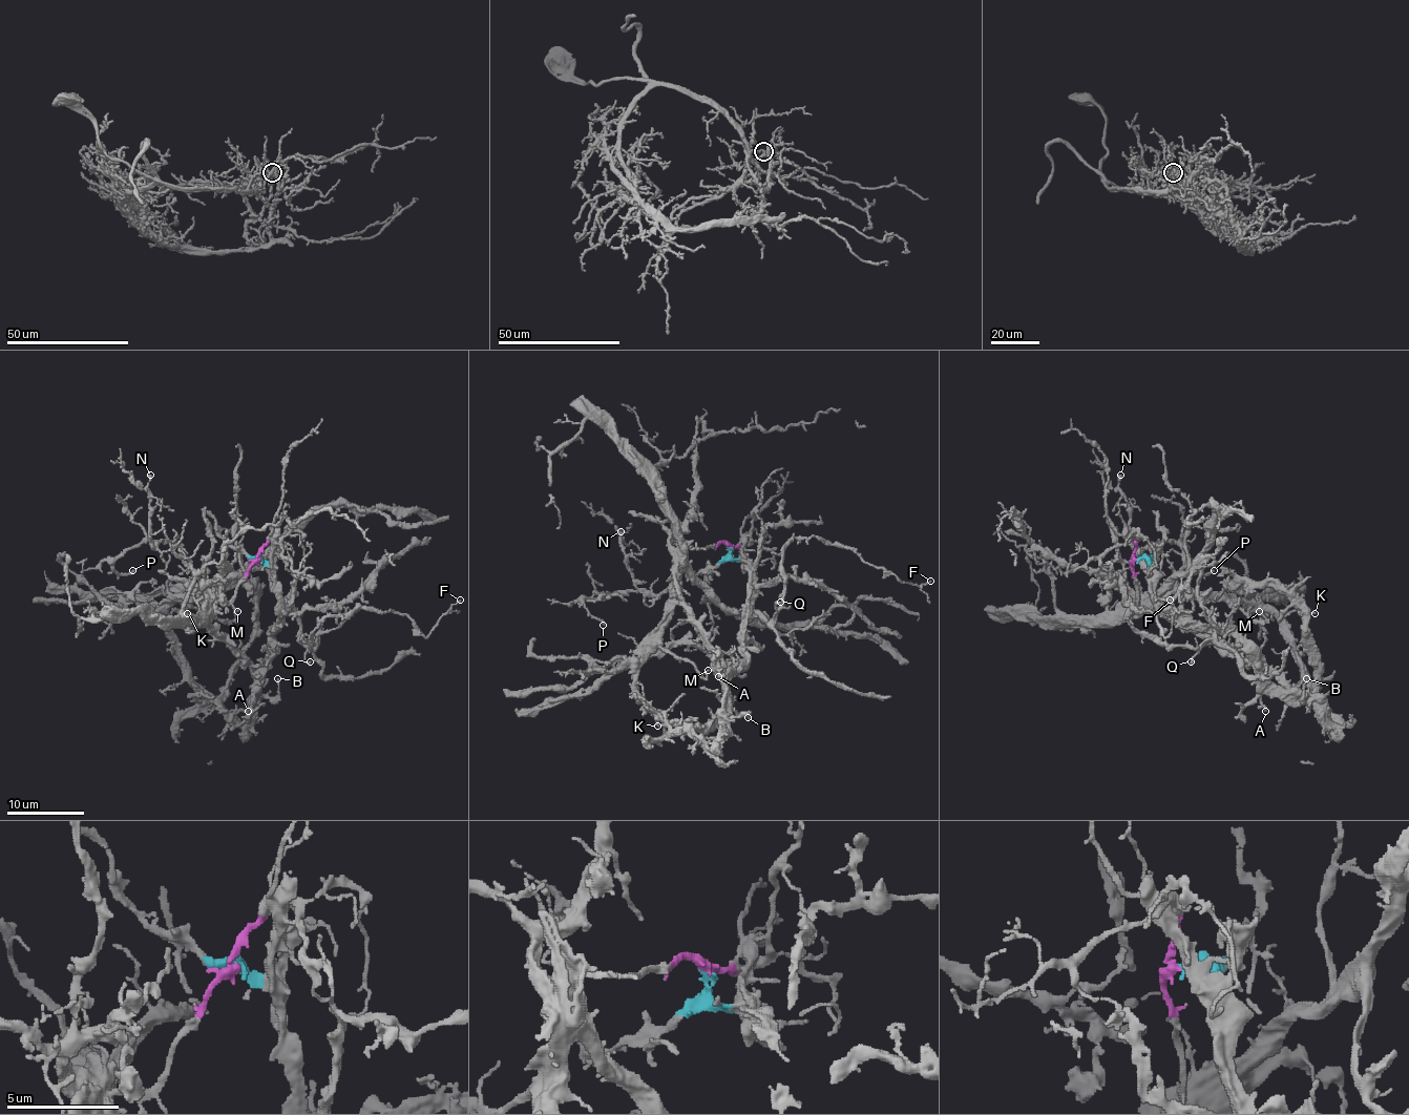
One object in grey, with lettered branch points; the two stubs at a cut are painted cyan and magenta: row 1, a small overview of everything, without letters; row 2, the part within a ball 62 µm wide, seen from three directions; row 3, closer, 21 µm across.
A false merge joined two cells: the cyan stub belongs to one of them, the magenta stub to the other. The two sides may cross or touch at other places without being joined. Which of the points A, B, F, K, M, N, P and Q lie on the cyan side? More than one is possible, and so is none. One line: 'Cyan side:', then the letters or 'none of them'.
Cyan side: A, B

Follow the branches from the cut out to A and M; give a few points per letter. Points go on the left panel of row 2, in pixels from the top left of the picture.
A: (257, 560), (259, 558), (273, 571), (280, 619), (275, 626), (275, 649), (248, 711)
M: (257, 560), (230, 601), (216, 601), (209, 593), (200, 593), (191, 605), (221, 619), (232, 619), (238, 610)

